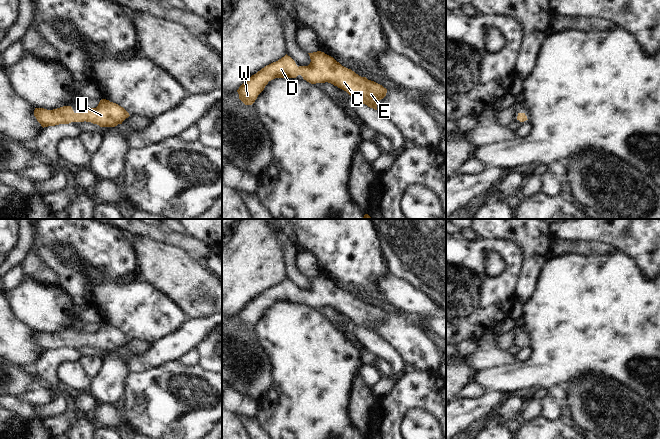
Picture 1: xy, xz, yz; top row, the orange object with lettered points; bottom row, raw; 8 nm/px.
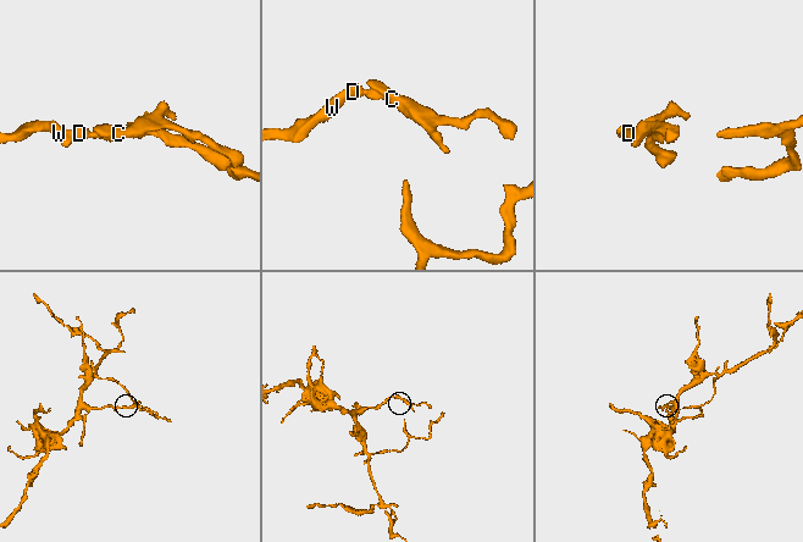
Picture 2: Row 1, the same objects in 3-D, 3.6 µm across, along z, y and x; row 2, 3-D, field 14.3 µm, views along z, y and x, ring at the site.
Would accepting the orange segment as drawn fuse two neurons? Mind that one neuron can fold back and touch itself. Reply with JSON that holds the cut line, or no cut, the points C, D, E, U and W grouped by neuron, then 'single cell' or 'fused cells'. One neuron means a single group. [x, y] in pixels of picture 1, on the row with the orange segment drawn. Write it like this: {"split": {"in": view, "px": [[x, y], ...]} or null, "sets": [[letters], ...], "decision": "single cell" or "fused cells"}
{"split": null, "sets": [["C", "D", "E", "U", "W"]], "decision": "single cell"}

